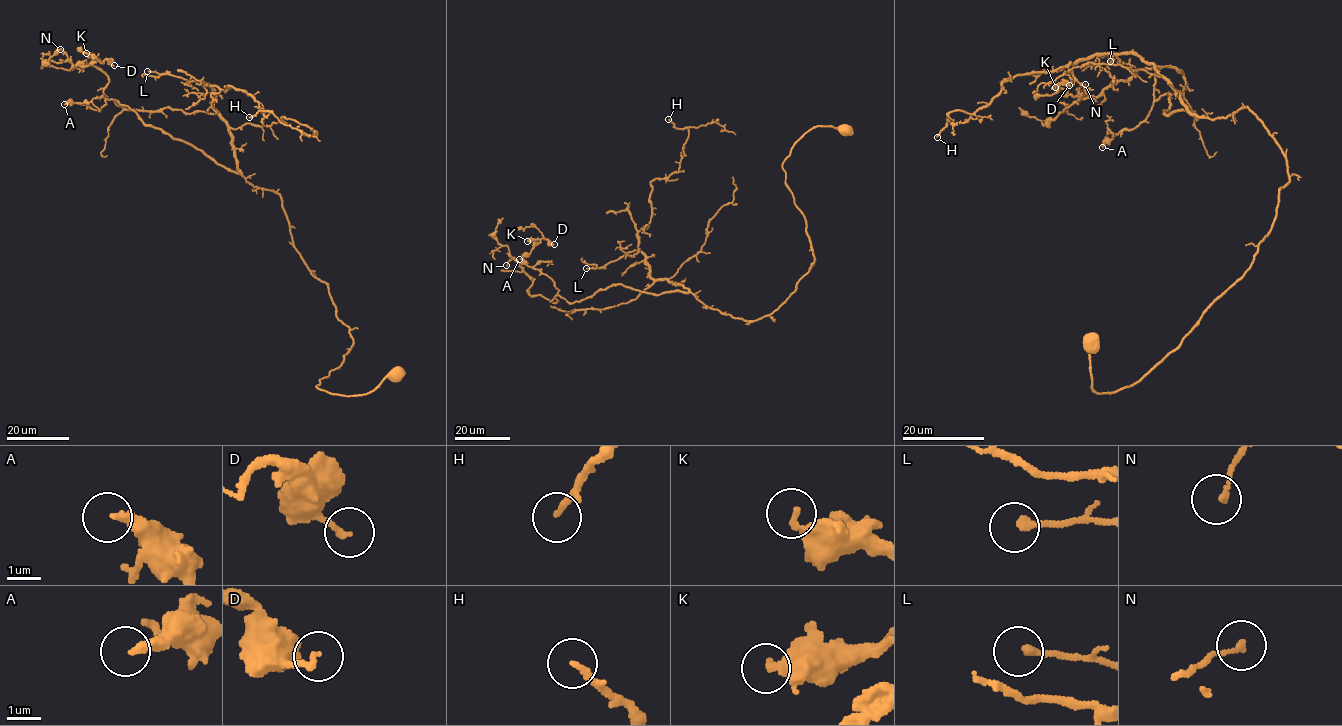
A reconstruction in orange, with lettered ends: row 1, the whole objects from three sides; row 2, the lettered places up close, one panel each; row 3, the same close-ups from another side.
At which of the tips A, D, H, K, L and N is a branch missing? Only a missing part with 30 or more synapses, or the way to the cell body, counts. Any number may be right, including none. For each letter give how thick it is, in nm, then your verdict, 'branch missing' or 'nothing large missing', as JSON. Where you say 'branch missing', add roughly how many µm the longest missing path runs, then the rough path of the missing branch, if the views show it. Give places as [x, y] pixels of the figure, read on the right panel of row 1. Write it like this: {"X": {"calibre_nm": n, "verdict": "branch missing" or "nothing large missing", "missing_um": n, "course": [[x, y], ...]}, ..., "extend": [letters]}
{"A": {"calibre_nm": 260, "verdict": "branch missing", "missing_um": 35, "course": [[1102, 147], [1100, 157], [1094, 160], [1078, 158], [1058, 170], [1044, 134]]}, "D": {"calibre_nm": 180, "verdict": "nothing large missing"}, "H": {"calibre_nm": 160, "verdict": "nothing large missing"}, "K": {"calibre_nm": 340, "verdict": "nothing large missing"}, "L": {"calibre_nm": 200, "verdict": "nothing large missing"}, "N": {"calibre_nm": 170, "verdict": "nothing large missing"}, "extend": ["A"]}

